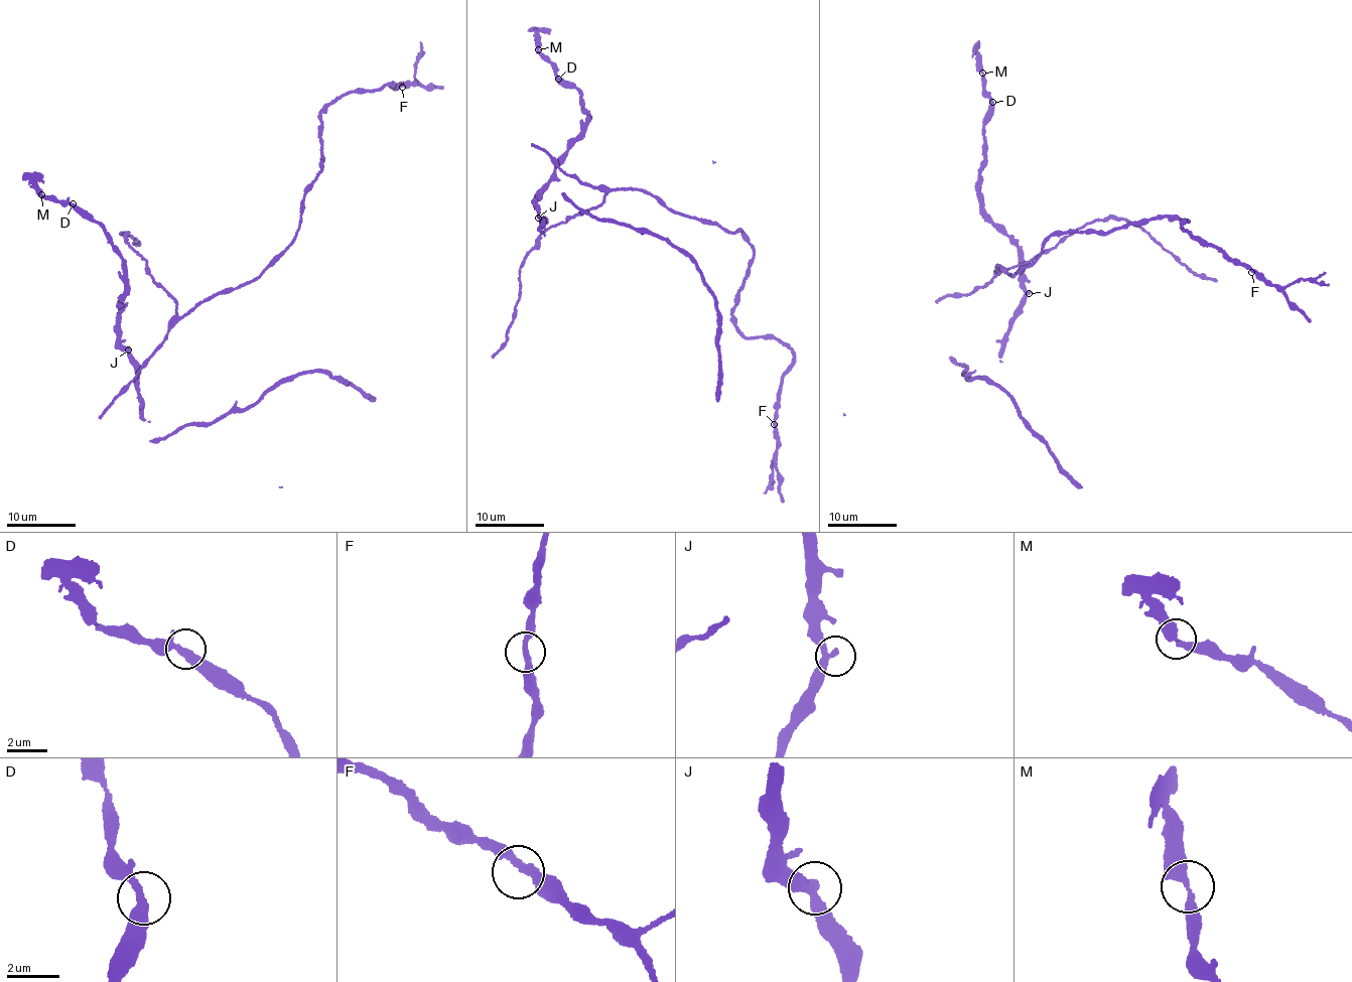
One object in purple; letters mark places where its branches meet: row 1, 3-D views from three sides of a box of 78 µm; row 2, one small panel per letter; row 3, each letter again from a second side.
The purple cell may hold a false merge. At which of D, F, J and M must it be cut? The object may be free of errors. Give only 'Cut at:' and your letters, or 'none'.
Cut at: none

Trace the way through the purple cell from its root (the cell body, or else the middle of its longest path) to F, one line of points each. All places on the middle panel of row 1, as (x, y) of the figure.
F: (660, 201), (731, 233), (737, 228), (753, 249), (731, 323), (738, 333), (780, 339), (791, 351), (774, 424)

